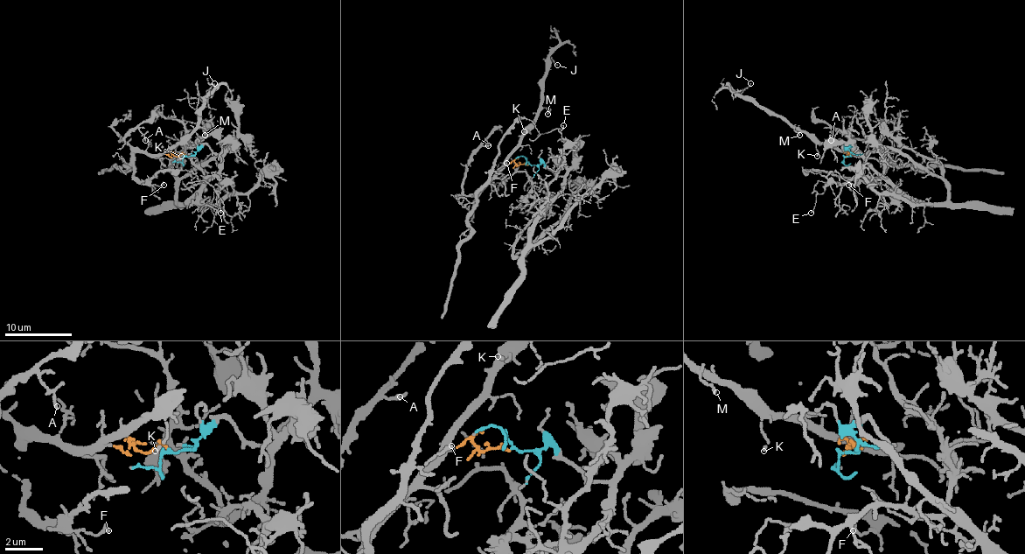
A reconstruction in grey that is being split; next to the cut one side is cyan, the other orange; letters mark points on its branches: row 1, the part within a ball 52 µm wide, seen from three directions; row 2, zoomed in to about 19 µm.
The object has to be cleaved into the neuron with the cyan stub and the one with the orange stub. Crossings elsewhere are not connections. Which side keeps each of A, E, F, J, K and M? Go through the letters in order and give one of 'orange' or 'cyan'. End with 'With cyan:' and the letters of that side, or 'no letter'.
A: orange
E: cyan
F: orange
J: orange
K: orange
M: orange
With cyan: E

